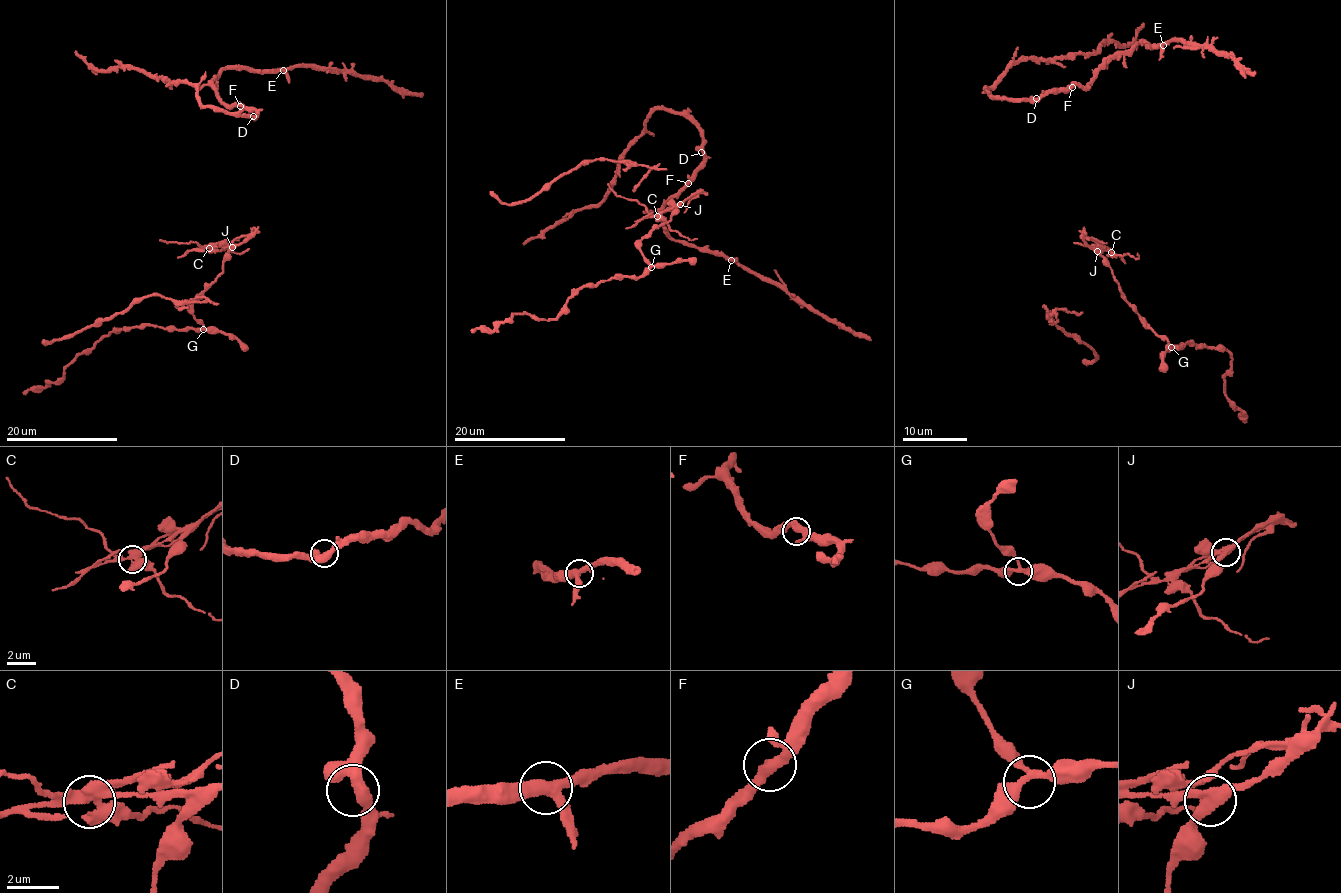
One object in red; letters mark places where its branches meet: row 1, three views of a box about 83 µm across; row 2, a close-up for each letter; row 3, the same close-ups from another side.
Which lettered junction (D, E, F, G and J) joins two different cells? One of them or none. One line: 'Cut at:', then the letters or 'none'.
Cut at: J

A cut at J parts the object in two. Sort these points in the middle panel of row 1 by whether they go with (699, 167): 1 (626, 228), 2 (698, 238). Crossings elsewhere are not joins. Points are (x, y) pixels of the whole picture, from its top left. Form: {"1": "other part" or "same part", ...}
{"1": "other part", "2": "other part"}

